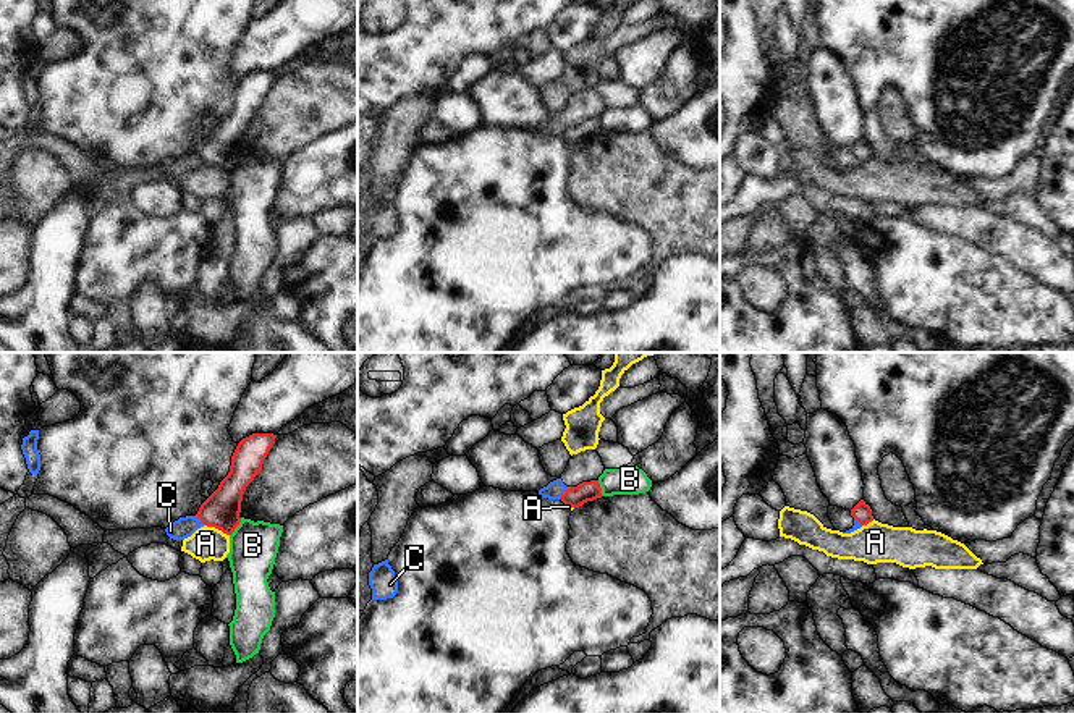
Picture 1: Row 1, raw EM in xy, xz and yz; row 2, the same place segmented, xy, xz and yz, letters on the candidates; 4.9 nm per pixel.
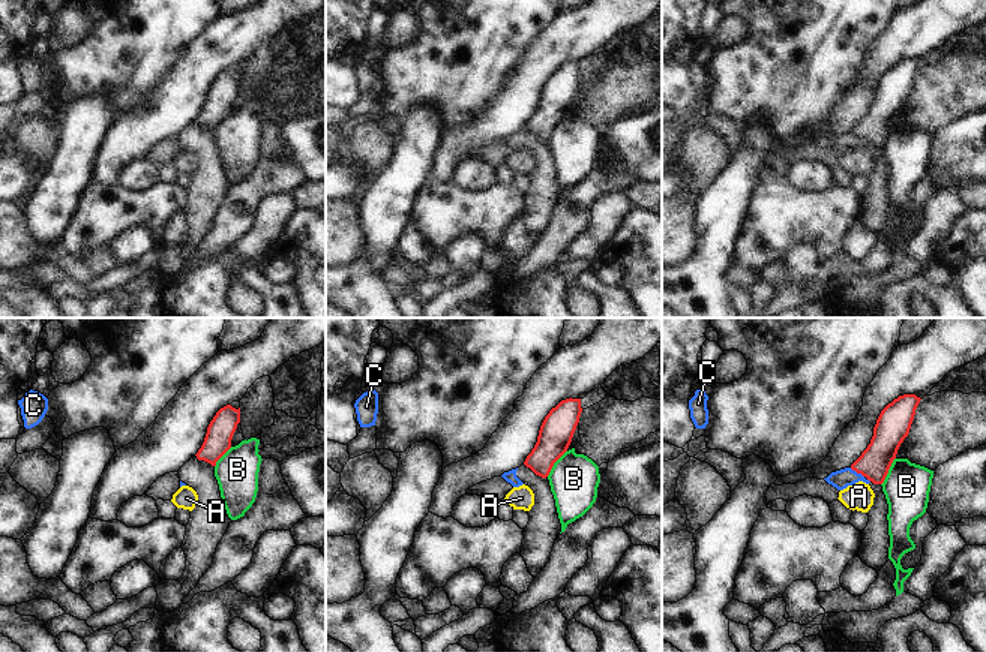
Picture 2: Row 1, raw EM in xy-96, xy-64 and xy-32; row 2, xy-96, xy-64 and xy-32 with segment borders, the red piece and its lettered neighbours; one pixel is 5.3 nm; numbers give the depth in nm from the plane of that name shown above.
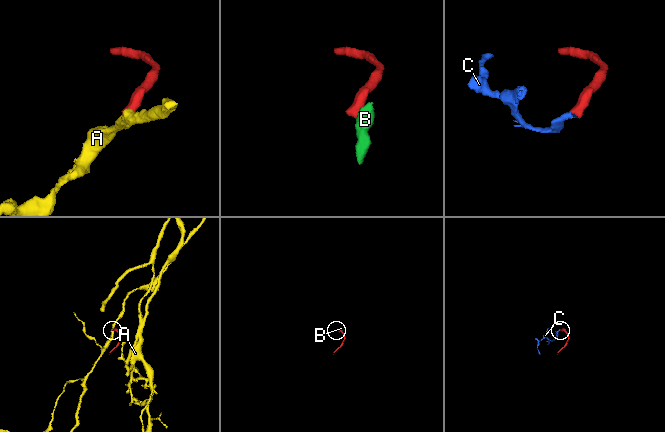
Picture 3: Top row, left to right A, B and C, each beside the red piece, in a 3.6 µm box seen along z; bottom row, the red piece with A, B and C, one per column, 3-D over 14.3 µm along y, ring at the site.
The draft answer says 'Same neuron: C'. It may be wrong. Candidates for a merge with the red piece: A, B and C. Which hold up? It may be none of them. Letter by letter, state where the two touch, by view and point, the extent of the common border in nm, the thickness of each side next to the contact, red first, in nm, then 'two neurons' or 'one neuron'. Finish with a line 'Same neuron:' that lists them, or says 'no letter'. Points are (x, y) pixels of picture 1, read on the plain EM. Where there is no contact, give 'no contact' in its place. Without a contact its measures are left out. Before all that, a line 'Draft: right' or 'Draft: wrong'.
Draft: wrong
A: xy (217, 165) | 140 nm | 180/170 nm | two neurons
B: xy (236, 164) | 110 nm | 180/240 nm | two neurons
C: xz (565, 130) | 90 nm | 110/90 nm | two neurons
Same neuron: no letter

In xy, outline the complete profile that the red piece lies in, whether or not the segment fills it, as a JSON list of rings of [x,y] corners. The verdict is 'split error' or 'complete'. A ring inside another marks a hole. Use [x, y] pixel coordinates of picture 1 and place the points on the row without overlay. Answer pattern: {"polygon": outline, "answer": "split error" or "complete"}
{"polygon": [[[252,71],[243,76],[233,94],[228,113],[218,126],[201,142],[197,157],[231,173],[239,163],[241,139],[246,124],[262,108],[264,97],[275,81],[273,71]]], "answer": "complete"}

